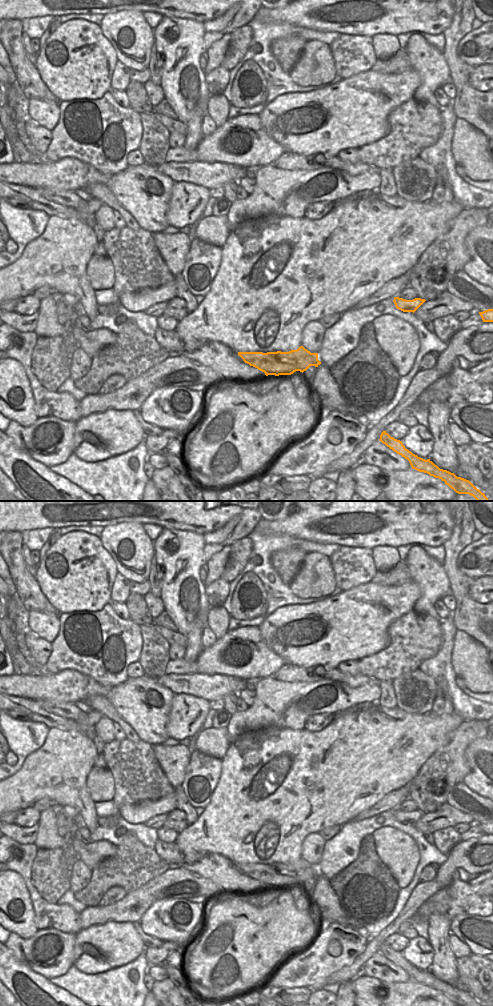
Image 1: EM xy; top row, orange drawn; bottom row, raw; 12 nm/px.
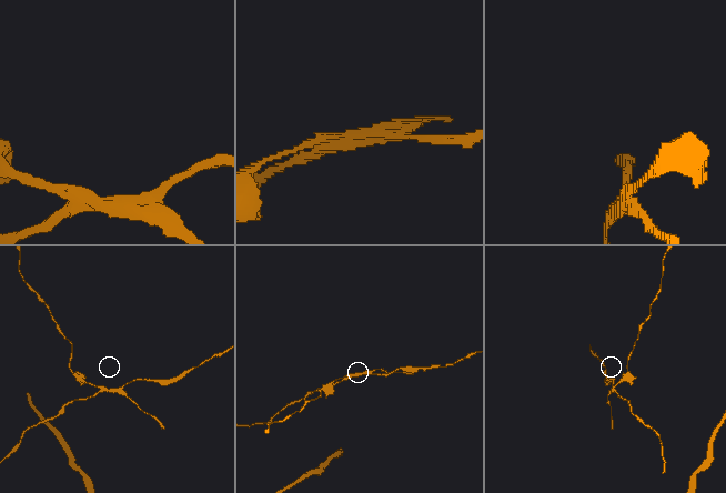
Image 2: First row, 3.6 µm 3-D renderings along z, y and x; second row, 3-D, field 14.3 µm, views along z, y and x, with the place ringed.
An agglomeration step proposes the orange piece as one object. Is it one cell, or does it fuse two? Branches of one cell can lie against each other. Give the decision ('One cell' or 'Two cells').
Two cells.

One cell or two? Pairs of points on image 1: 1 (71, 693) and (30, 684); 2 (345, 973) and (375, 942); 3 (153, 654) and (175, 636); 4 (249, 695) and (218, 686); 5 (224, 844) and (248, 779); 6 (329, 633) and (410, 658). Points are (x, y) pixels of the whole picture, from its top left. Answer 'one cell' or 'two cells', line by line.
1: one cell
2: one cell
3: two cells
4: two cells
5: one cell
6: two cells

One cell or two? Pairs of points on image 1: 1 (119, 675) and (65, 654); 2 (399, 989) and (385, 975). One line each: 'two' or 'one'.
1: one
2: two

